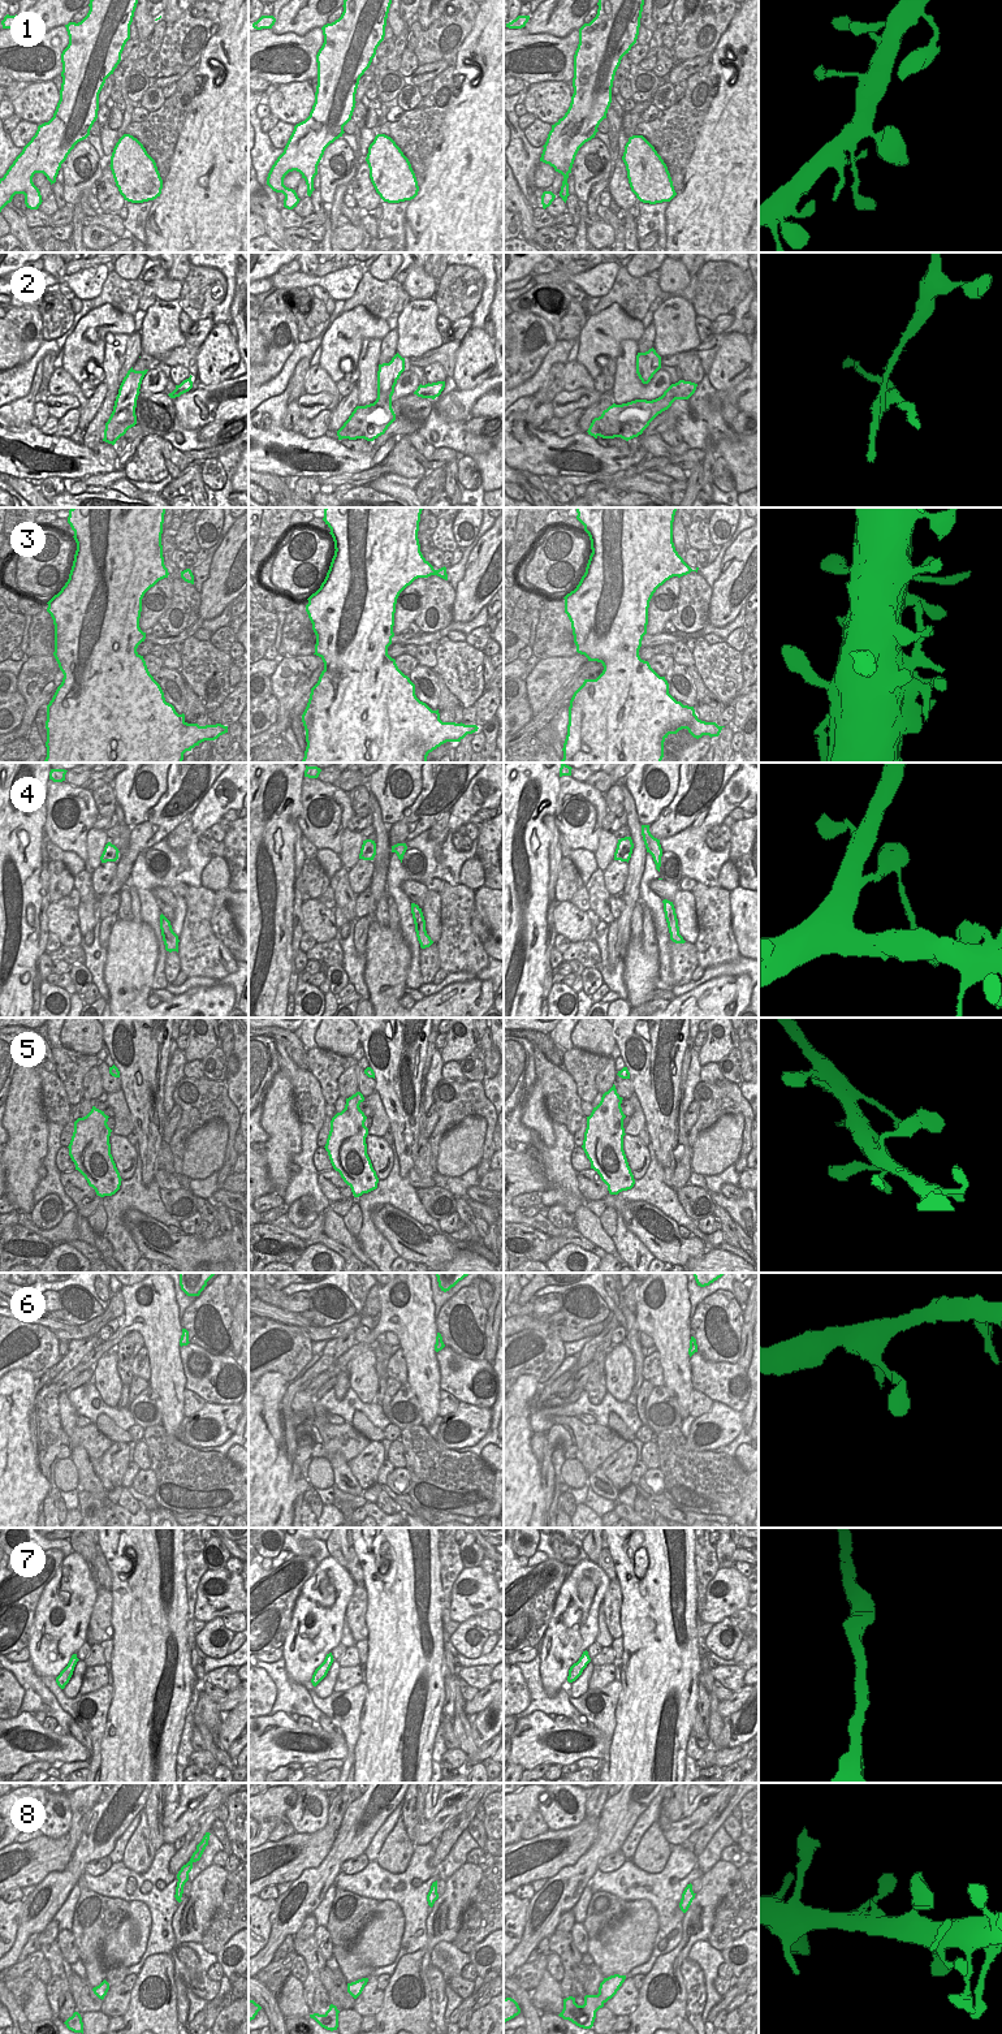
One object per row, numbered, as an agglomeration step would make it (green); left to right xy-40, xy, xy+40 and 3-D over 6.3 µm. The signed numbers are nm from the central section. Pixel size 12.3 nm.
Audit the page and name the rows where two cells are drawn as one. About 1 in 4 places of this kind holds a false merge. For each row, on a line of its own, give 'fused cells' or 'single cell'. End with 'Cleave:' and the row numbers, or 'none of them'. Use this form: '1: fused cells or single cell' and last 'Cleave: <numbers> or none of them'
1: single cell
2: fused cells
3: single cell
4: fused cells
5: single cell
6: single cell
7: single cell
8: single cell
Cleave: 2, 4

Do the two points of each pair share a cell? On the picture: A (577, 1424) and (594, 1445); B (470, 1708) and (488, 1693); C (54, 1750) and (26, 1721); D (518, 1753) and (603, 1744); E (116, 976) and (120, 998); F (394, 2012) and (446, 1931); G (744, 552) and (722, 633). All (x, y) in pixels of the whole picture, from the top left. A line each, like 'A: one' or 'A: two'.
A: one
B: one
C: one
D: one
E: one
F: one
G: two

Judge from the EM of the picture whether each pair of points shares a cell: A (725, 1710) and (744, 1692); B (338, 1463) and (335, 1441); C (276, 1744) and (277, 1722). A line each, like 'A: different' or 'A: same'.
A: same
B: different
C: same

